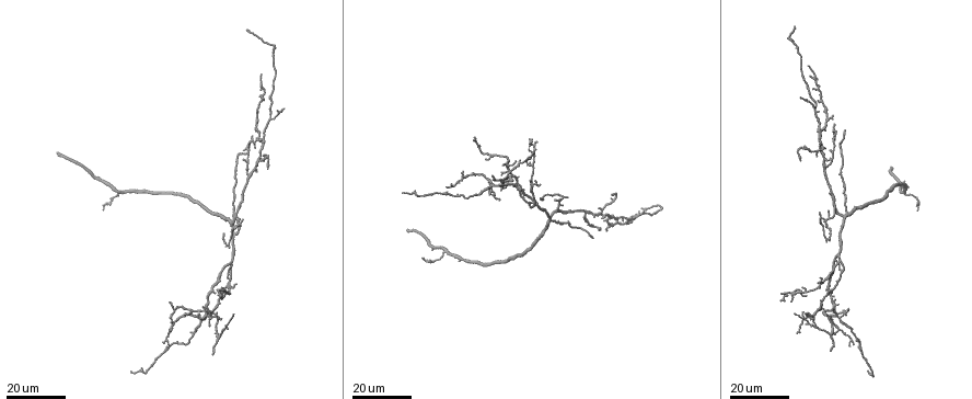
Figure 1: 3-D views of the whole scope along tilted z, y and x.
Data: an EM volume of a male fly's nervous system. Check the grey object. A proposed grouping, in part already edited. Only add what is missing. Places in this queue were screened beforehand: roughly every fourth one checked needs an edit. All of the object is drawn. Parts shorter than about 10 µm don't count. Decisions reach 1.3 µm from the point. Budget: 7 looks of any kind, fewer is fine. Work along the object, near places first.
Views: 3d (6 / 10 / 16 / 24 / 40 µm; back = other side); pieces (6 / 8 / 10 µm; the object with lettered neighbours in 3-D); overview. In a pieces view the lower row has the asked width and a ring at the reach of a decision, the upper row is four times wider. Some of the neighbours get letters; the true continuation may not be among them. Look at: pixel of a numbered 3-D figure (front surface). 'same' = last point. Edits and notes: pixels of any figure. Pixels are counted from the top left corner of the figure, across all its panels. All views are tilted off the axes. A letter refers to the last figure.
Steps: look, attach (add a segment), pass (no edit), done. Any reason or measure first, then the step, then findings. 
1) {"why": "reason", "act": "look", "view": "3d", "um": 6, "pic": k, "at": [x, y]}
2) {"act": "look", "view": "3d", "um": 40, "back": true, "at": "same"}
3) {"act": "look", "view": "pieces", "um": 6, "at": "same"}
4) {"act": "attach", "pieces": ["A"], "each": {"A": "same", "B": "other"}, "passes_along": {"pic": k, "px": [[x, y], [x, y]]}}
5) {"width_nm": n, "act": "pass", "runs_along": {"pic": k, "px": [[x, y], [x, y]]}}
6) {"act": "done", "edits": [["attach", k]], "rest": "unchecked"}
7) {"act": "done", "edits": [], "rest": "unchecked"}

{"why": "free end", "act": "look", "view": "3d", "um": 16, "pic": 1, "at": [557, 198]}

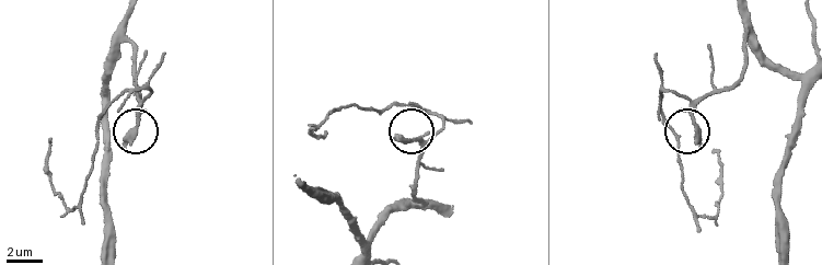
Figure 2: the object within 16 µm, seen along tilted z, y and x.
{"why": "see the neighbours", "act": "look", "view": "pieces", "um": 6, "pic": 2, "at": [700, 143]}

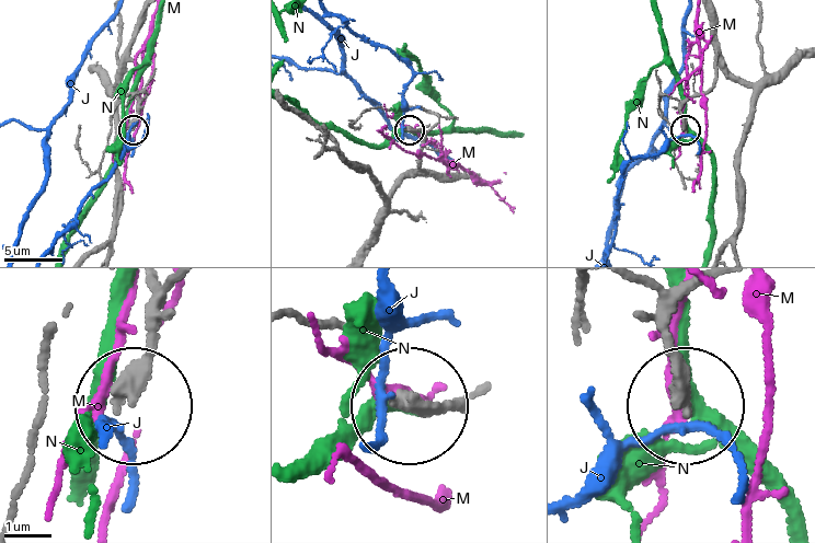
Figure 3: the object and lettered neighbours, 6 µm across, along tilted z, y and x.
{"act": "pass", "each": {"J": "other", "M": "other", "N": "other"}, "found": "none of them fits"}

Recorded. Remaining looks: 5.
{"why": "tapers out", "act": "look", "view": "3d", "um": 24, "pic": 1, "at": [845, 129]}

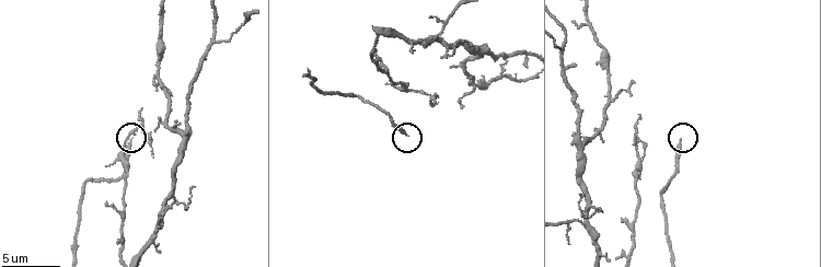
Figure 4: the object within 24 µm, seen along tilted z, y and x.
{"act": "look", "view": "pieces", "um": 10, "pic": 4, "at": [407, 135]}

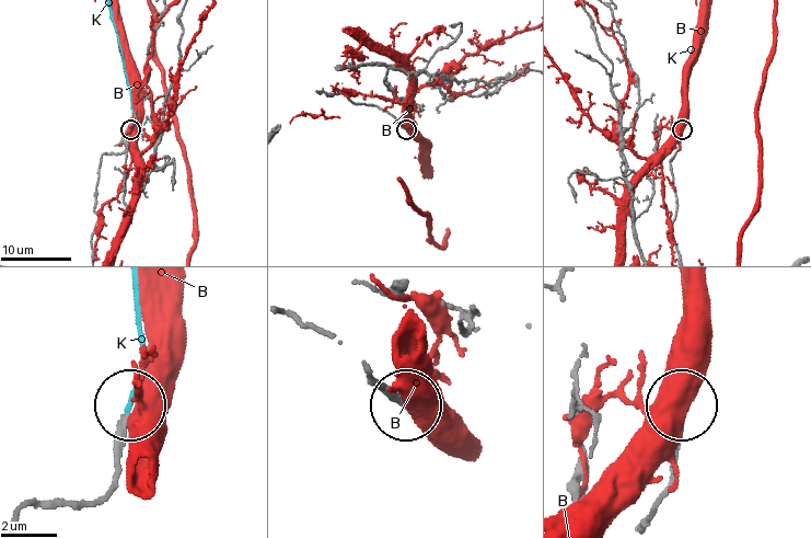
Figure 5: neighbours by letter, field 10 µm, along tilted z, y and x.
{"act": "attach", "pieces": ["K"], "each": {"B": "other", "K": "same"}, "found": "the cell continues"}

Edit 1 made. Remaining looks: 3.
{"why": "redraw", "act": "look", "view": "overview"}

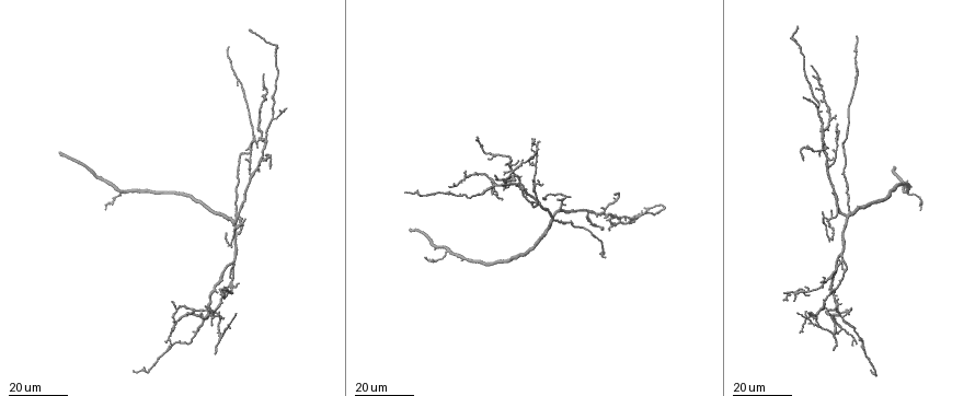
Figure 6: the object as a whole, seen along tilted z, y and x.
{"why": "an open end", "act": "look", "view": "3d", "um": 24, "pic": 6, "at": [58, 153]}

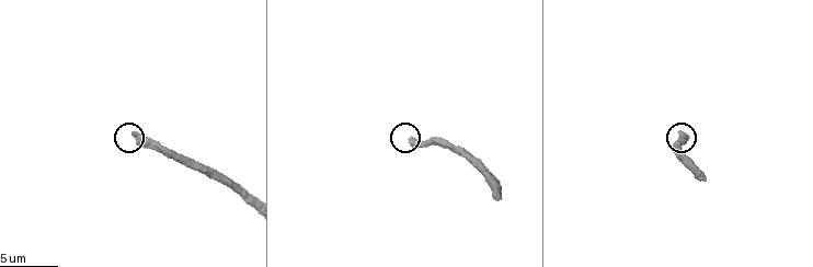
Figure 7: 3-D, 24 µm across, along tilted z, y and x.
{"act": "look", "view": "pieces", "um": 6, "pic": 7, "at": [135, 133]}

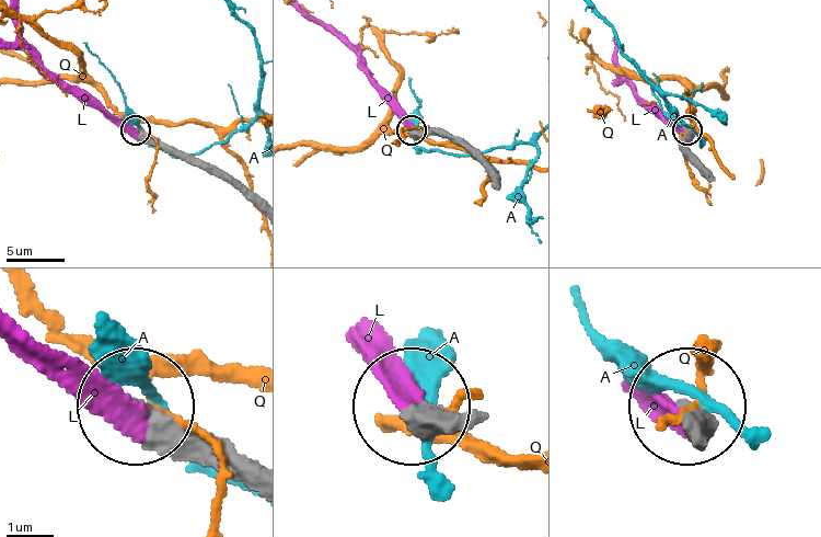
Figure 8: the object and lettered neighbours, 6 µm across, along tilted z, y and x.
{"act": "attach", "pieces": ["L"], "each": {"A": "other", "L": "same", "Q": "other"}, "passes_along": {"pic": 8, "px": [[250, 477], [194, 460], [41, 356]]}, "found": "the cell continues"}

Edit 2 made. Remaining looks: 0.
{"act": "done", "edits": [["attach", 5], ["attach", 8]], "rest": "unchecked"}

